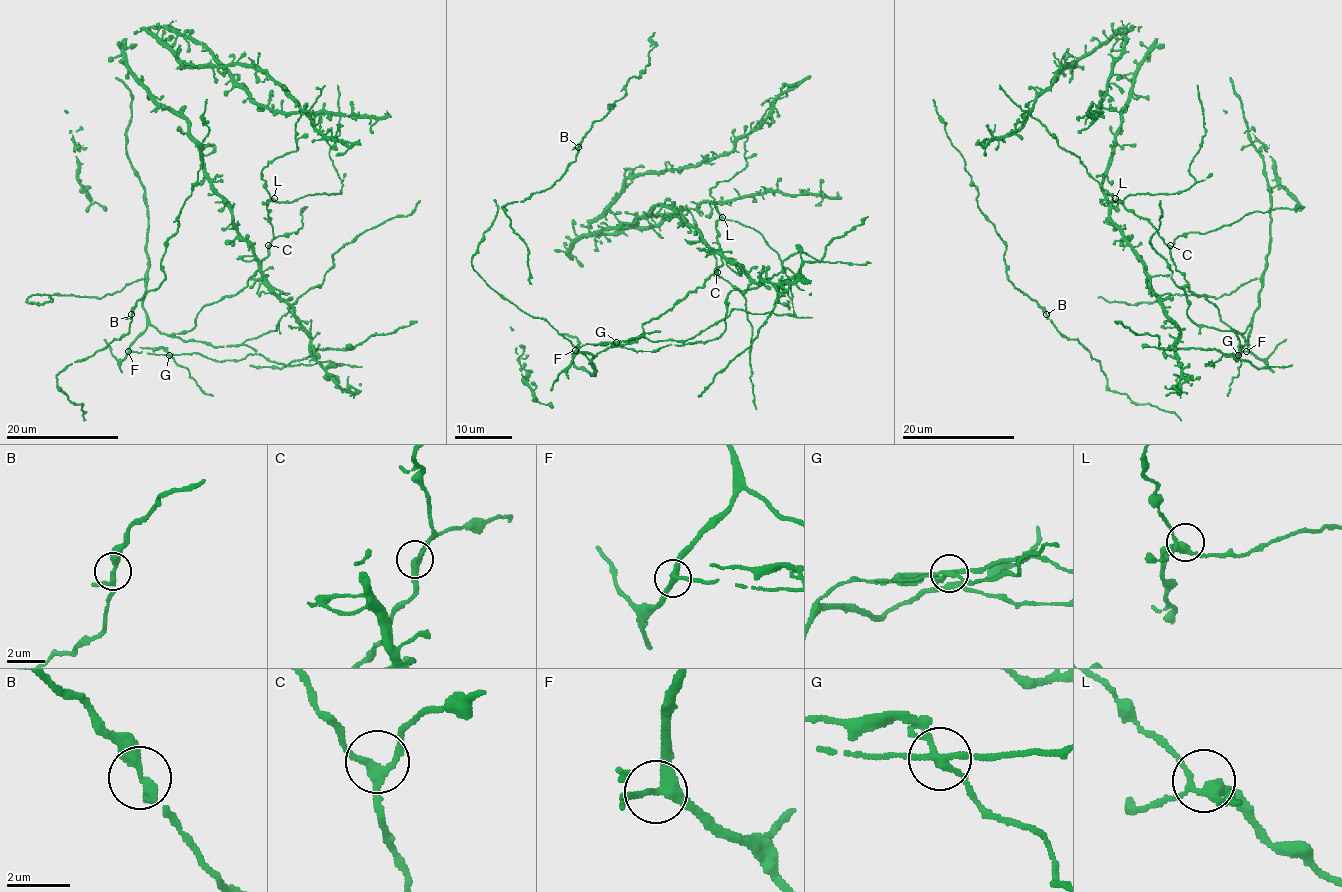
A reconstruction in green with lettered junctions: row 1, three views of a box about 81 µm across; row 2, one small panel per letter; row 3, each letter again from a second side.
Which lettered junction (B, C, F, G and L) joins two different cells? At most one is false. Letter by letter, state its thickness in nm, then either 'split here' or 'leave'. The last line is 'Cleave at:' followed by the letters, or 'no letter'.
B: 240 nm thick; leave
C: 240 nm thick; leave
F: 280 nm thick; leave
G: 220 nm thick; split here
L: 300 nm thick; leave
Cleave at: G

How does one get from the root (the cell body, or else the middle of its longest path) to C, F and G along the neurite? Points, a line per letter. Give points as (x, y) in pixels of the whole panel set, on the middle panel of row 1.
C: (668, 310), (717, 272)
F: (668, 310), (646, 321), (642, 326), (642, 333), (625, 344), (615, 344), (595, 354), (575, 350)
G: (668, 310), (646, 321), (642, 333), (625, 344), (595, 354), (576, 351), (585, 344), (616, 341)

